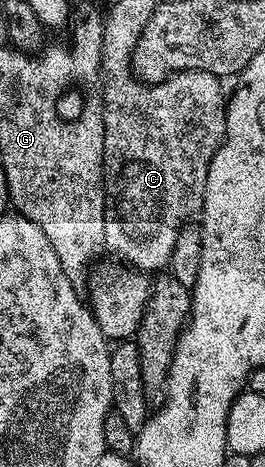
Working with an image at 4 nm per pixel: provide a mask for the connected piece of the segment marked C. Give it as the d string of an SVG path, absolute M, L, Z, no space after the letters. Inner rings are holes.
M112 37L102 41L100 54L100 82L104 97L104 245L121 264L134 267L141 273L160 273L171 264L174 253L174 241L178 241L178 233L189 221L195 220L204 210L204 194L206 193L206 173L210 173L210 161L216 150L224 141L224 113L226 110L226 91L221 76L205 71L179 71L160 83L141 83L132 74L131 66L116 67L116 43Z

